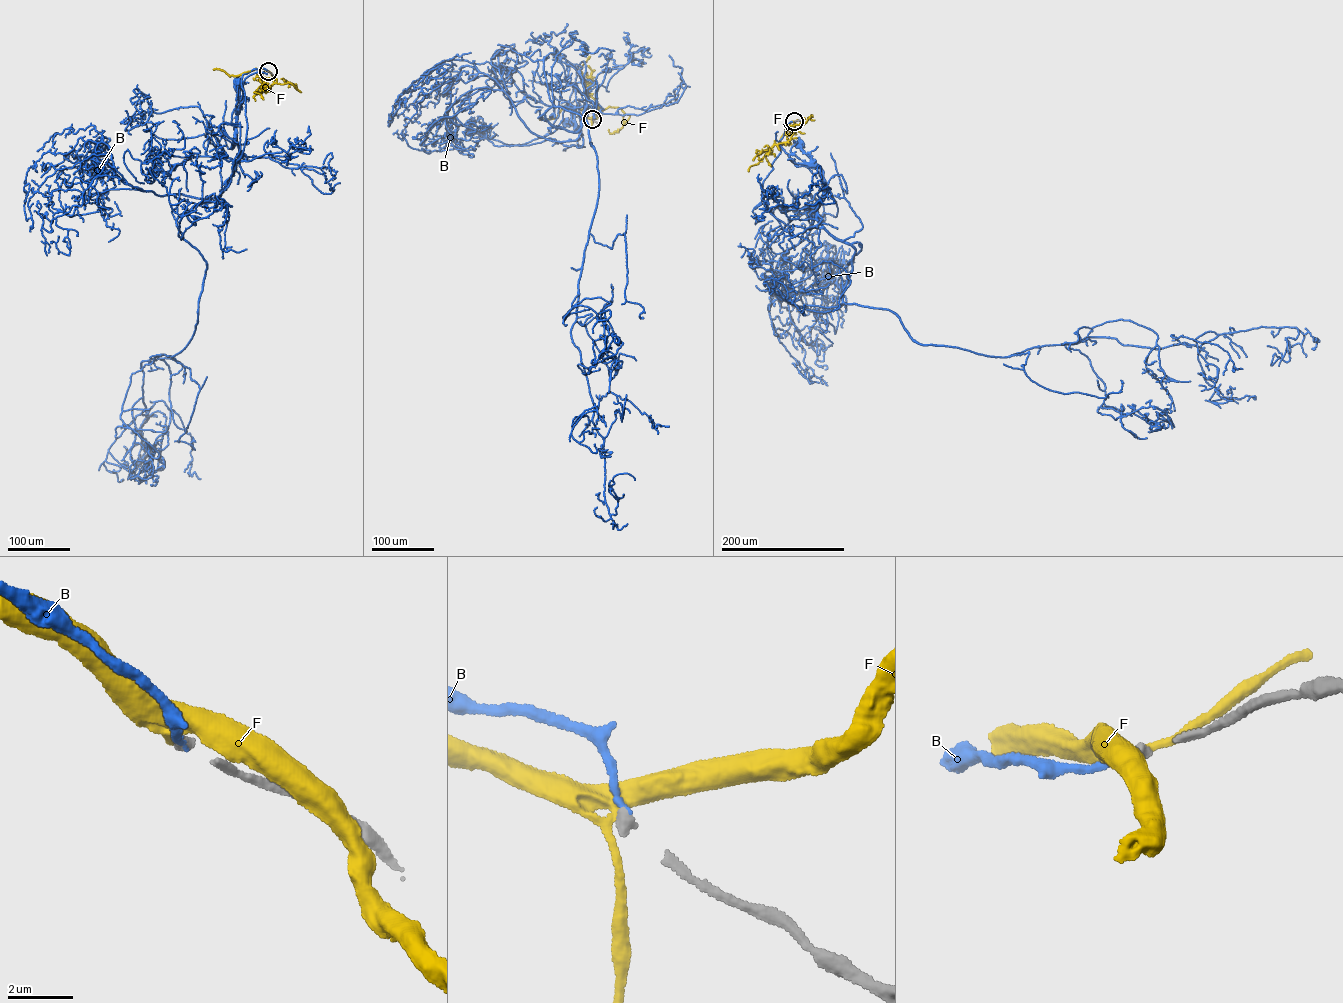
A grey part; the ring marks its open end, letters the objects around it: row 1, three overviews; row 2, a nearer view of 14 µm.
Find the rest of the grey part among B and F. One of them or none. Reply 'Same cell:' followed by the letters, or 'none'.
Same cell: B

